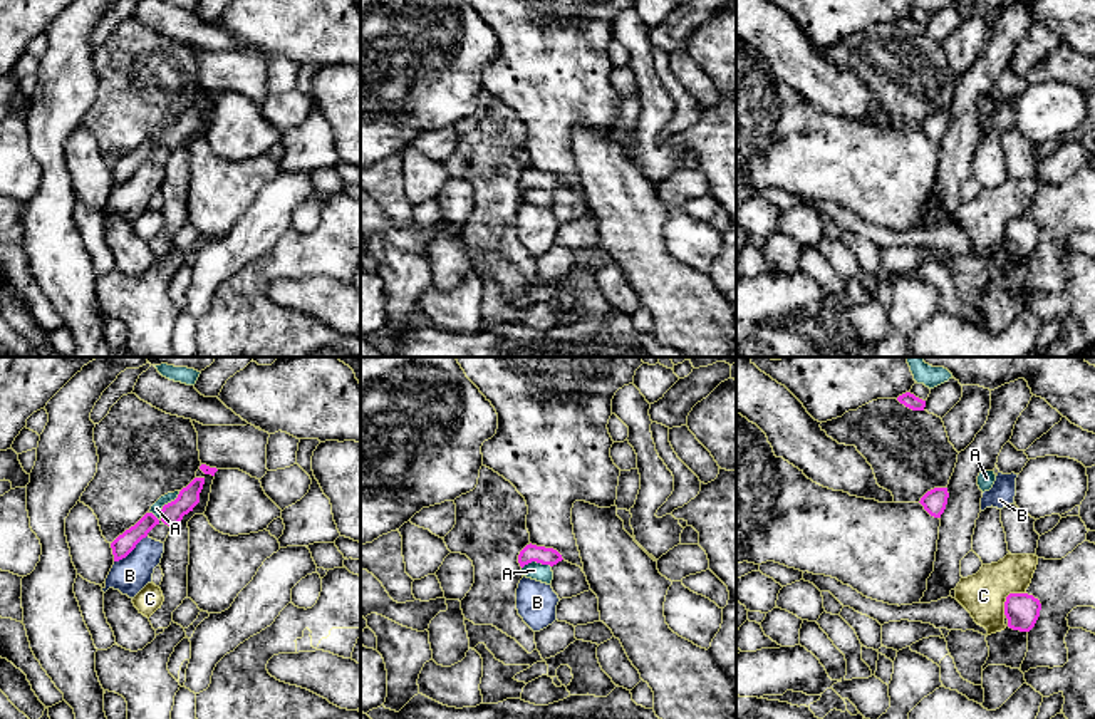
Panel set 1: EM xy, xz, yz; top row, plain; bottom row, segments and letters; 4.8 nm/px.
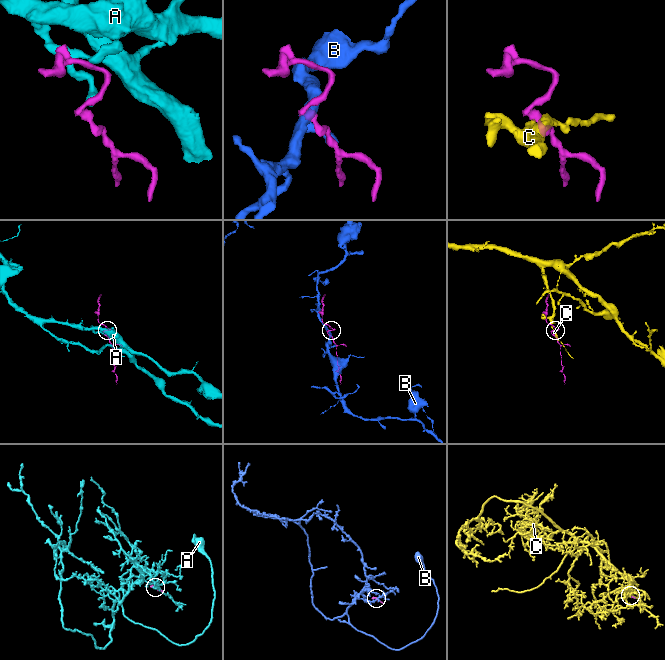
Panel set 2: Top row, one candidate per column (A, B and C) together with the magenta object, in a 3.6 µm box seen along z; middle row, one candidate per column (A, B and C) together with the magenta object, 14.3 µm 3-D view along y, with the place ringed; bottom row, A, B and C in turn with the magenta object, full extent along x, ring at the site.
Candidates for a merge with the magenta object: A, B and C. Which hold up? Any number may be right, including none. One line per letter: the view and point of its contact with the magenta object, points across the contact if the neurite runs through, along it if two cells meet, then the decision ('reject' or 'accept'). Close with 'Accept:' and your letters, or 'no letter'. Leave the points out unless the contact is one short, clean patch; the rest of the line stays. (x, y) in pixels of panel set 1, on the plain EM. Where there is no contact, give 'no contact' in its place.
A: xy (163, 131) | along xy (180, 116), (163, 131), (158, 148) | reject
B: xy (129, 176) | reject
C: yz (1006, 222) | reject
Accept: no letter

